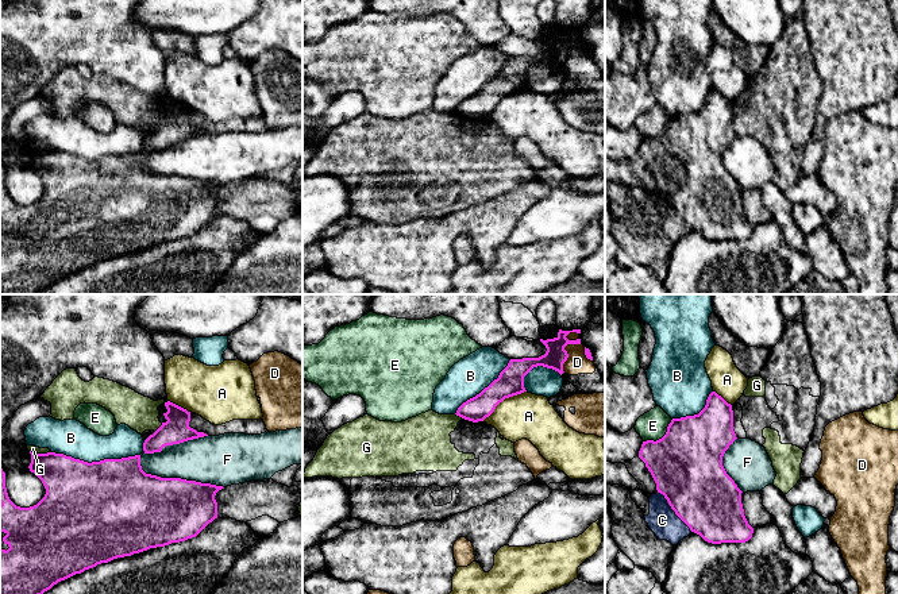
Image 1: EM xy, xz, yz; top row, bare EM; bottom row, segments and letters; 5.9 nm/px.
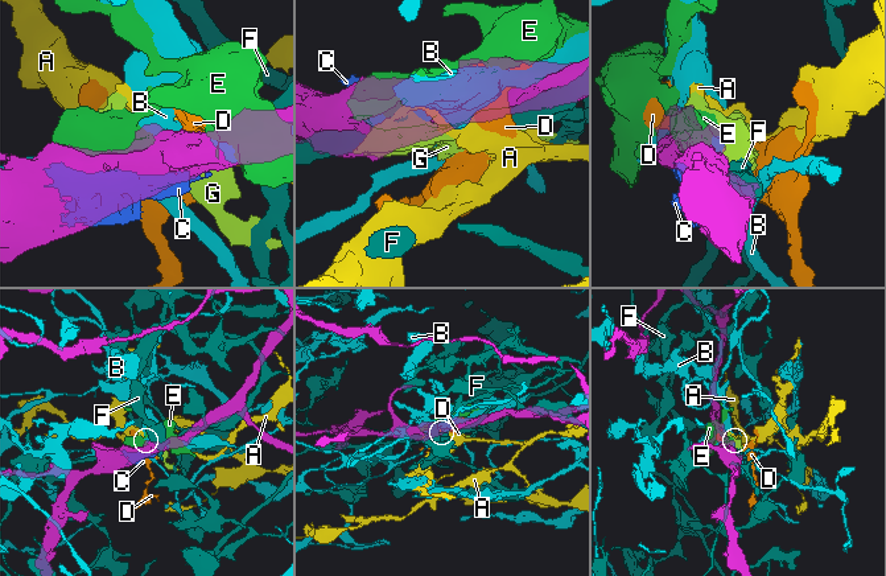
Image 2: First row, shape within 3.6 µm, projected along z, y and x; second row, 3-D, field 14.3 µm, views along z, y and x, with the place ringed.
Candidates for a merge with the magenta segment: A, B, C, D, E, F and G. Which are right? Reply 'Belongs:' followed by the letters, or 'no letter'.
Belongs: no letter

